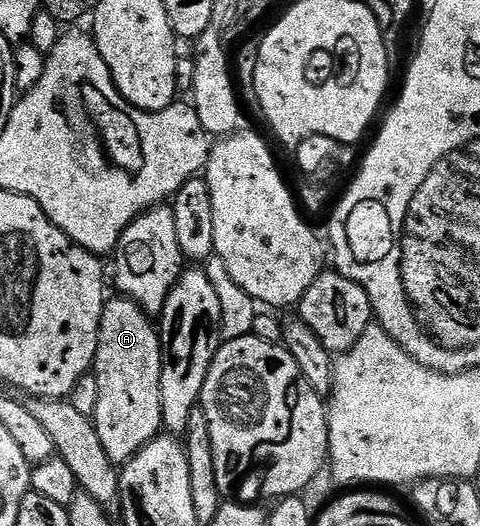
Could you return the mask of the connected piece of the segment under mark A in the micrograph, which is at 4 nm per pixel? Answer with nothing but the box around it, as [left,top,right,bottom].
[93,295,164,466]

